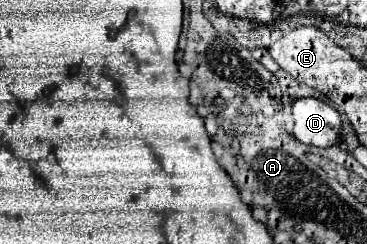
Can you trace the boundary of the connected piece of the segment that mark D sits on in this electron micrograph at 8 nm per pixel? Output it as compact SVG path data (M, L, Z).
M300 98L292 104L294 136L316 148L330 148L342 140L342 120L336 108L318 98Z

